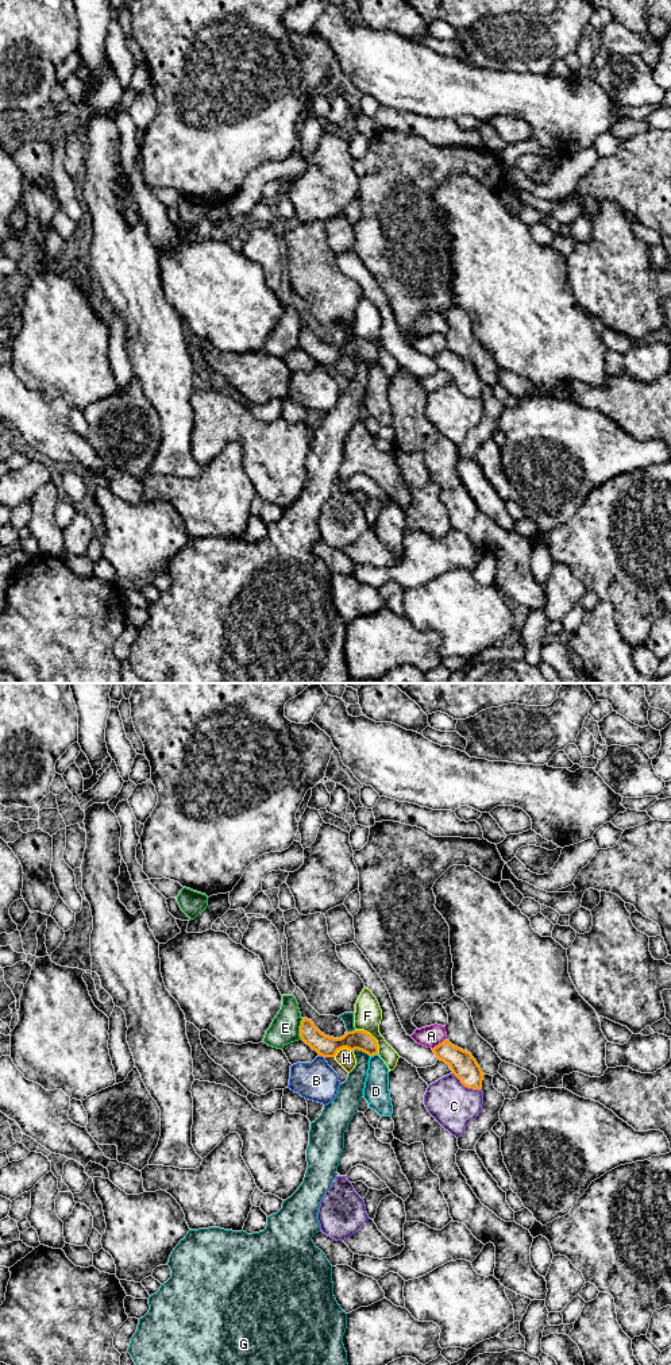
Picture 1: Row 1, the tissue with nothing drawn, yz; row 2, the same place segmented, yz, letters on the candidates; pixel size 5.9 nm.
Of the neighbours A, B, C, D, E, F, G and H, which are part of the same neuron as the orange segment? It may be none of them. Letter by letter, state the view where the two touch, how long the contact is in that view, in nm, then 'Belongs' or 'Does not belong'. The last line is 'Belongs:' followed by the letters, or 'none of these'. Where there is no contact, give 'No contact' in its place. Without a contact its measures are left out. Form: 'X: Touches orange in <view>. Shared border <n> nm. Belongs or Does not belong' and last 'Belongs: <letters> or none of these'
A: Touches orange in yz. Shared border 110 nm. Does not belong
B: Touches orange in yz. Shared border 40 nm. Does not belong
C: Touches orange in yz. Shared border 200 nm. Does not belong
D: Touches orange in yz. Shared border 50 nm. Does not belong
E: Touches orange in yz. Shared border 130 nm. Does not belong
F: Touches orange in yz. Shared border 200 nm. Does not belong
G: Touches orange in yz. Shared border 110 nm. Does not belong
H: Touches orange in yz. Shared border 120 nm. Does not belong
Belongs: none of these

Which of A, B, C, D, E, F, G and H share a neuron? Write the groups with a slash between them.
A / B / C / D / E / F / G / H

